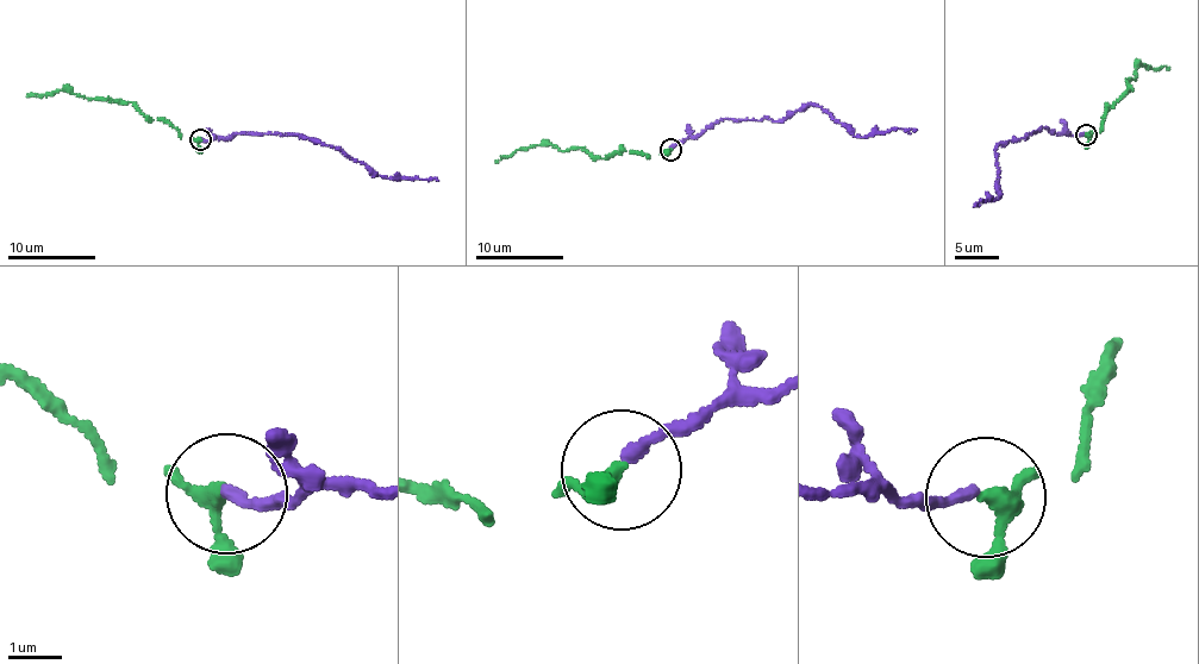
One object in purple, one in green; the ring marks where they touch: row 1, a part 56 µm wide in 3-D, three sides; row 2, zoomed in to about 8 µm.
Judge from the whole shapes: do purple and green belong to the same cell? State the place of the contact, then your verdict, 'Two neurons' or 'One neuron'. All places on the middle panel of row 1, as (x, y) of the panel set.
Place: (670, 150). One neuron

